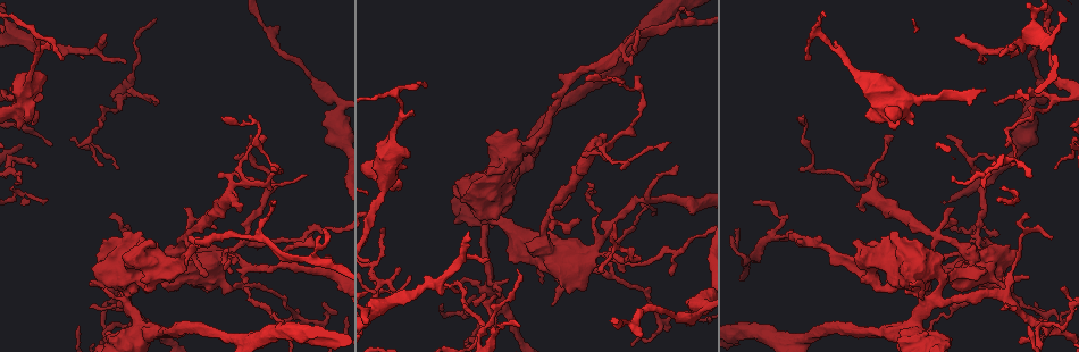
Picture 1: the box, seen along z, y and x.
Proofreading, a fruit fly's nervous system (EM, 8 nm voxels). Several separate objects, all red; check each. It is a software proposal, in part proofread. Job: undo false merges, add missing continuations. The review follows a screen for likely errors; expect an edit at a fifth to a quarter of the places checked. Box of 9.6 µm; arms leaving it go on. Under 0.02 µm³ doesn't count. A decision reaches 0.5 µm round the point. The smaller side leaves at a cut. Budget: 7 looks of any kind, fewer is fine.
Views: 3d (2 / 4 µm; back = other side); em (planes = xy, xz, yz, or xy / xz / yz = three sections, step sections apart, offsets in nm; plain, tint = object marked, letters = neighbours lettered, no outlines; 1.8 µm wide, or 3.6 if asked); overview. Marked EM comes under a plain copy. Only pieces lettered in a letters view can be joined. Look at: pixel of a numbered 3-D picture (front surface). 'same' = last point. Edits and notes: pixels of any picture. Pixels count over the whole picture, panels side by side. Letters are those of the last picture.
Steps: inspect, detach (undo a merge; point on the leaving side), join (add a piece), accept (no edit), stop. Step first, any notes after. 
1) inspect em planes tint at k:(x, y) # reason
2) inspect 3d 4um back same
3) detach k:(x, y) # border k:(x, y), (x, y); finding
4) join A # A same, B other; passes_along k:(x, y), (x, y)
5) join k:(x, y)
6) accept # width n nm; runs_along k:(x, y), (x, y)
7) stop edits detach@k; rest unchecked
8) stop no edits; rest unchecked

inspect 3d 2um back at 1:(865, 116) # free end

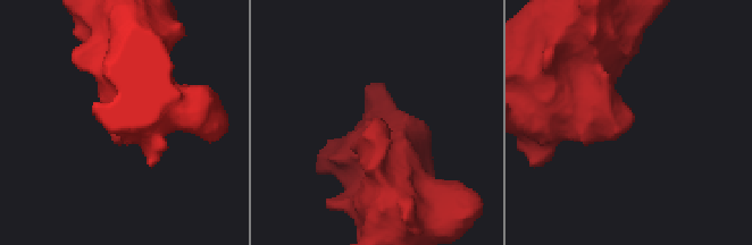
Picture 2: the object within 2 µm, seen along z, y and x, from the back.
inspect em yz step 16 tint at 2:(373, 120)

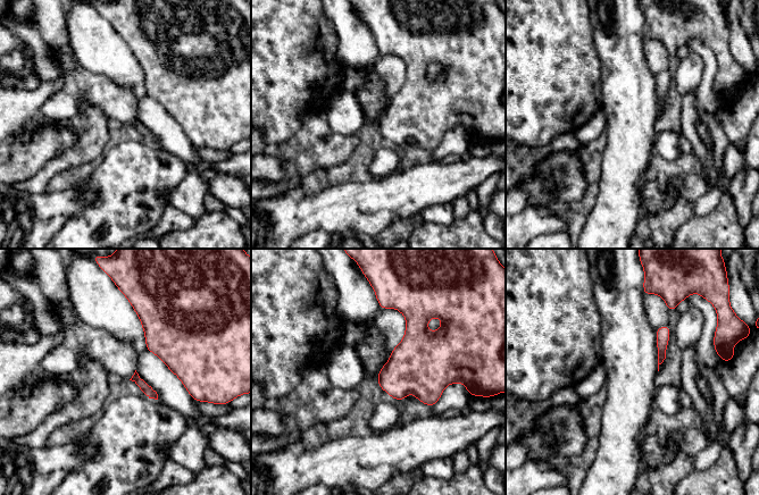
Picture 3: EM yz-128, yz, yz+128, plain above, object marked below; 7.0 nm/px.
inspect em yz step 16 letters same

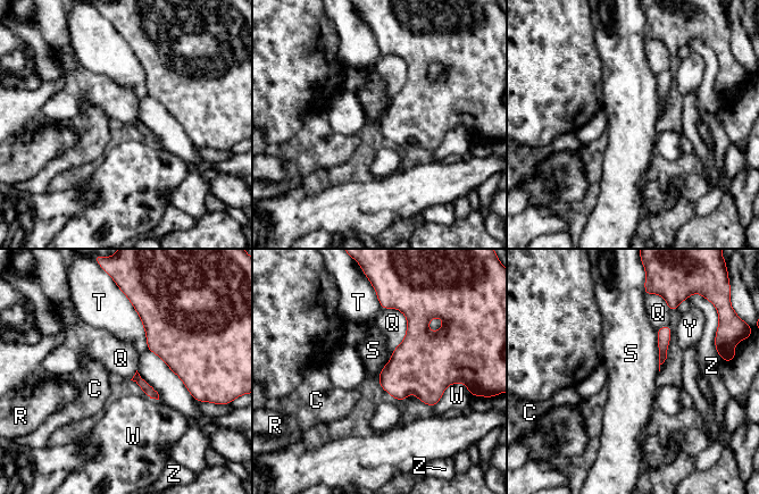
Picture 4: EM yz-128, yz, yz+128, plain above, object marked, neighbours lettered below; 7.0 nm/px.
accept # C other, Q other, R other, S other, T other, W other, Y other, Z other; no lettered piece goes on from it

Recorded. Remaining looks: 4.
inspect em planes letters at 1:(931, 301) # three-way junction

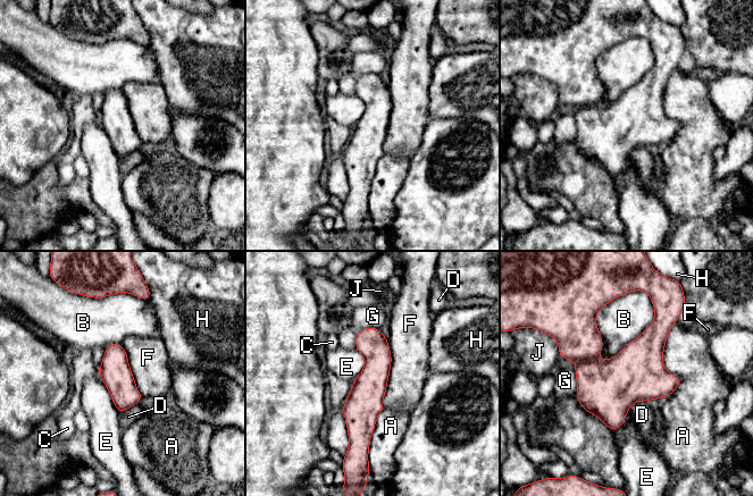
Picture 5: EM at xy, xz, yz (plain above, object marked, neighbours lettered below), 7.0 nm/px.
accept # width 220 nm; A other, B other, C other, D other, E other, F other, G other, H other, J other; border 5:(98, 370), (111, 402), (119, 413); one cell here

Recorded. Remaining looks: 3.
inspect 3d 4um at 1:(126, 61) # tapers out

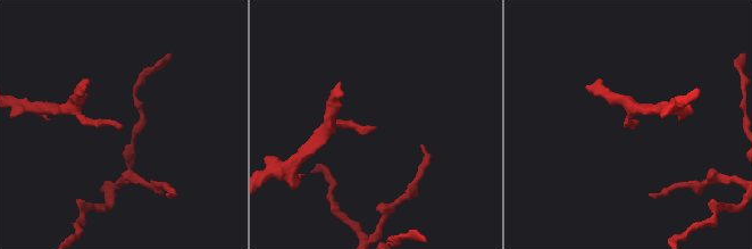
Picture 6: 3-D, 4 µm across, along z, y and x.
inspect em planes tint at 6:(373, 126) # shape alone is not enough

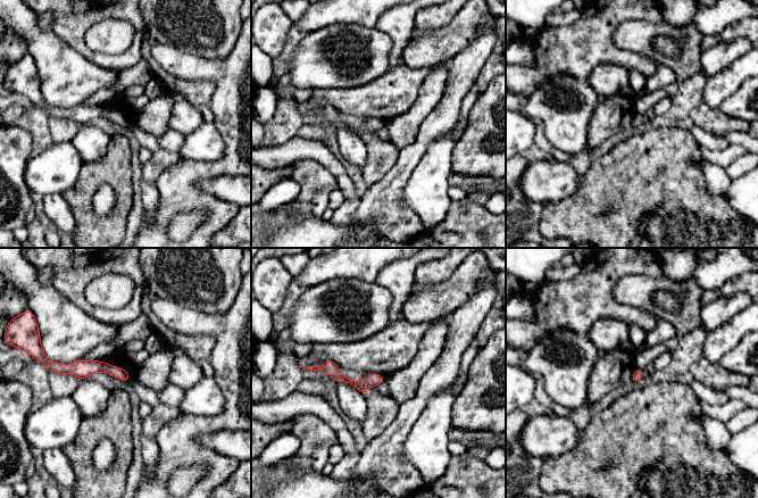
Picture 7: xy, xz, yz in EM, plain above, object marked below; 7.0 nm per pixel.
inspect em planes letters same # see the neighbours

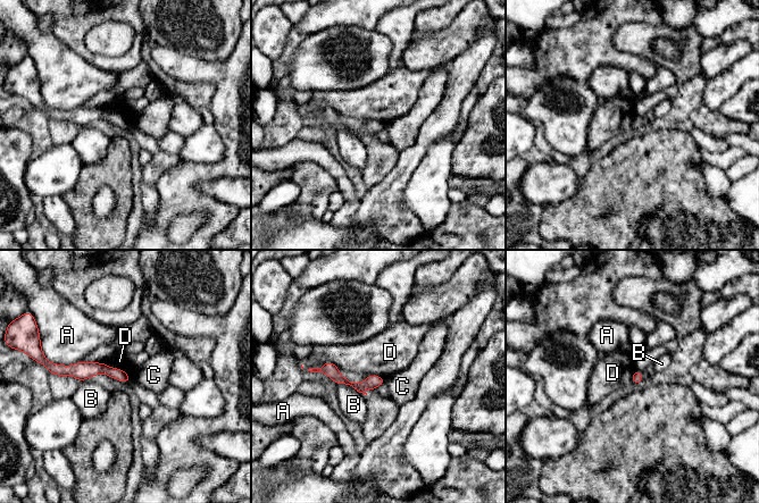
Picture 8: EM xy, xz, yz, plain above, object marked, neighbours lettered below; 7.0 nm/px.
accept # longest_contact D 240 nm; A other, B other, C other, D other; no lettered piece goes on from it

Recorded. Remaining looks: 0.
stop no edits; rest unchecked

